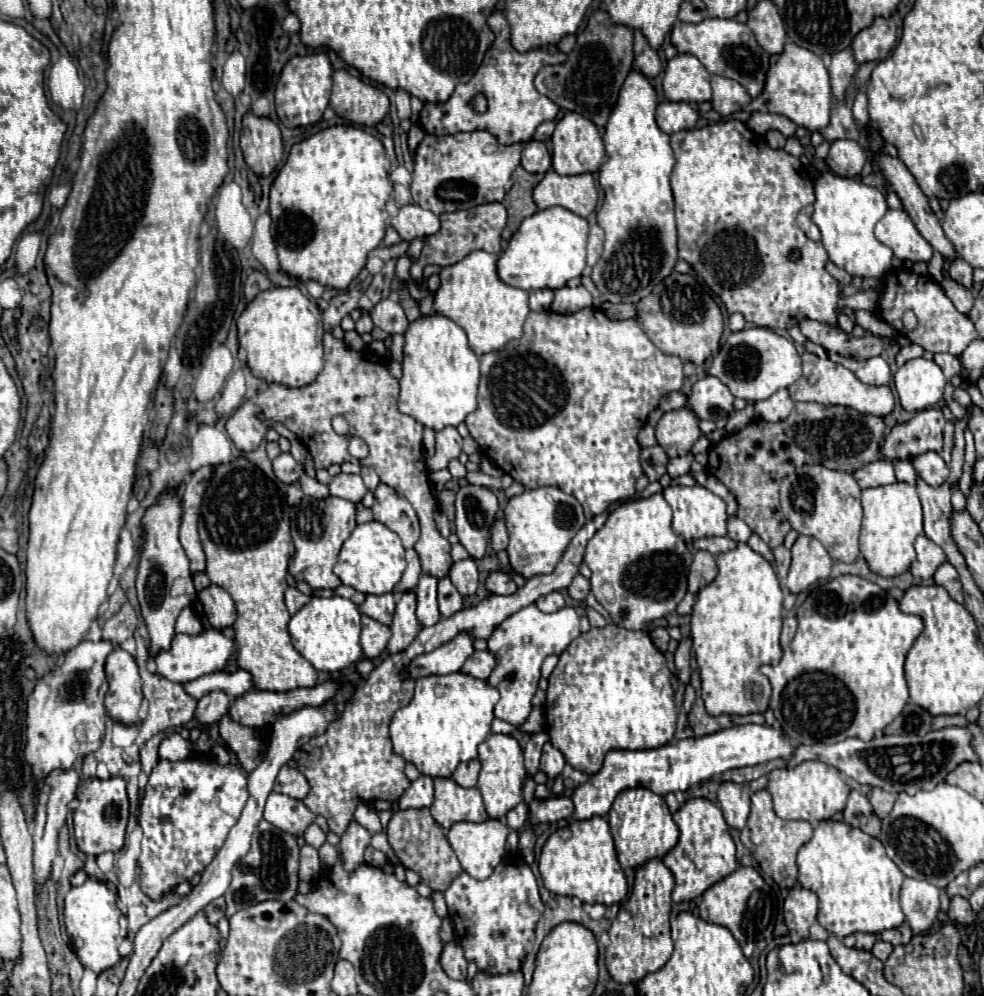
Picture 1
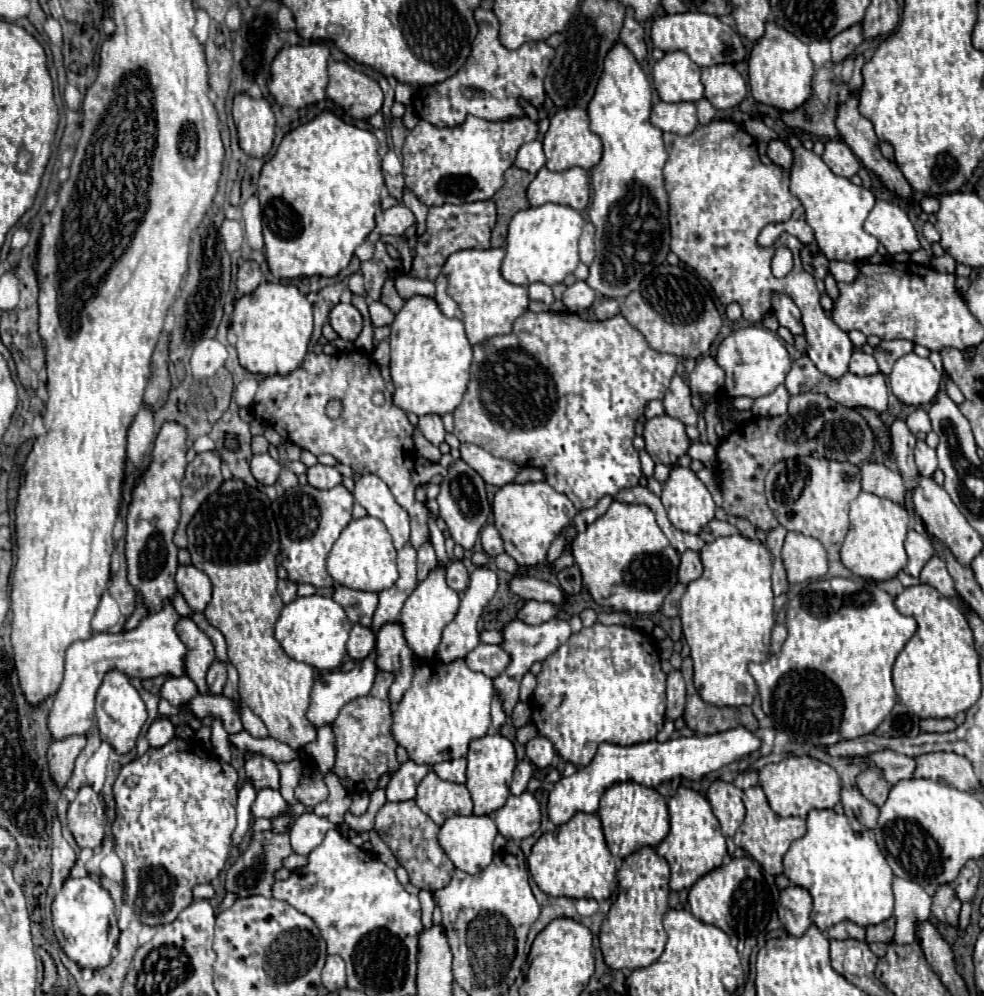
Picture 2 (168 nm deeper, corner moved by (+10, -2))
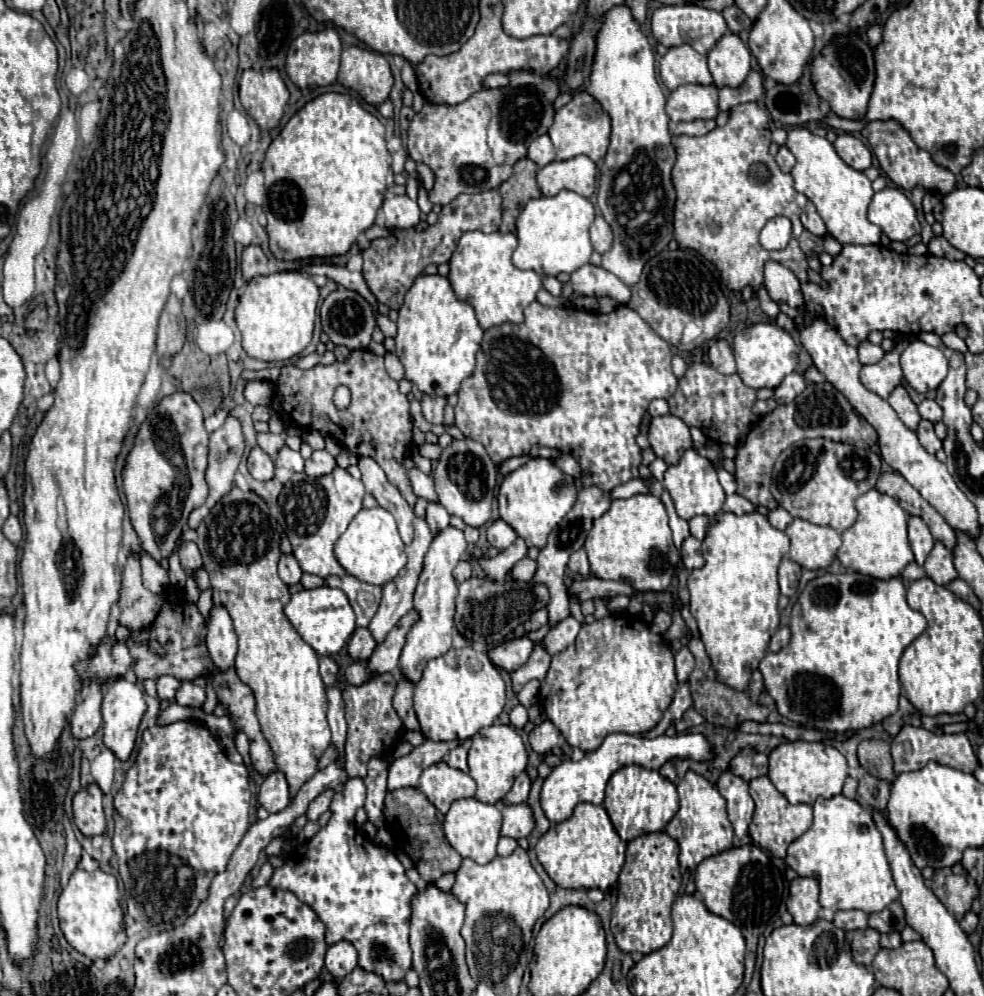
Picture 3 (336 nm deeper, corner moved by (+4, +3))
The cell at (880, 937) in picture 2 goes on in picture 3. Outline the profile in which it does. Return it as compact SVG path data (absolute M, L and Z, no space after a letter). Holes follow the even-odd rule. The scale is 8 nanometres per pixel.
M893 901L887 905L887 909L879 913L869 915L869 927L877 929L879 933L889 933L889 931L903 931L905 929L905 911L899 901Z

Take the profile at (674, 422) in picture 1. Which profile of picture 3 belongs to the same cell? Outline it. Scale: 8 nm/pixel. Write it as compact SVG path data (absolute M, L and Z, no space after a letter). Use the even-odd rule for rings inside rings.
M673 415L653 417L649 427L649 445L659 459L667 465L675 465L681 455L691 449L689 427Z

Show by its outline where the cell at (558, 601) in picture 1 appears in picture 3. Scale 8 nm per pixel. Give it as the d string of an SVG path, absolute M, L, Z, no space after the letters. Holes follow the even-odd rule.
M545 609L535 611L535 613L529 617L529 621L525 623L525 631L527 631L527 633L537 631L537 629L541 629L545 623L547 623L547 611L545 611Z

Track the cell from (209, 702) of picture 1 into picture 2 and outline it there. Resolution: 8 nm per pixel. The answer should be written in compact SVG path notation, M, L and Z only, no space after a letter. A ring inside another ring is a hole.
M213 662L213 666L207 672L207 694L209 696L219 696L223 692L223 686L227 682L227 672L225 672L225 664L221 662Z

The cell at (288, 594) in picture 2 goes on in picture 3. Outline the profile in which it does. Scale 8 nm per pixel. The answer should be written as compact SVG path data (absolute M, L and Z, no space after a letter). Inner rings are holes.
M281 553L281 559L279 559L279 577L283 579L283 583L287 583L287 585L299 583L301 573L303 573L303 571L301 571L299 563L295 561L293 553L289 553L289 555Z

